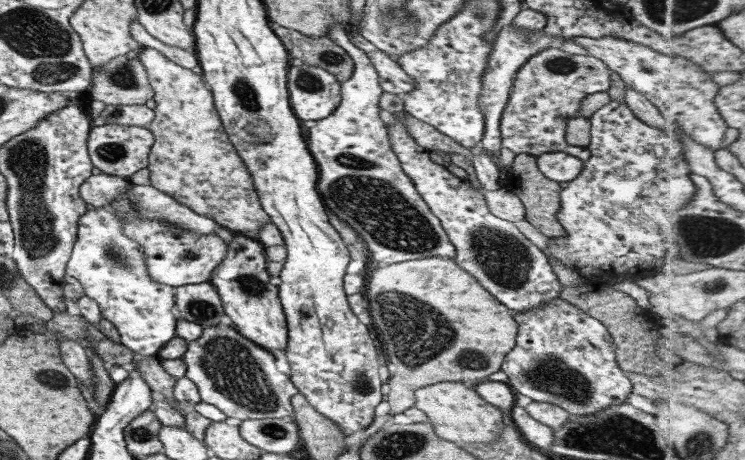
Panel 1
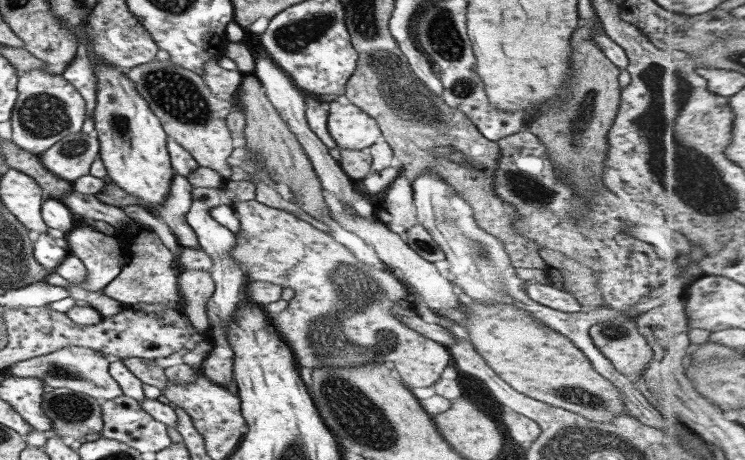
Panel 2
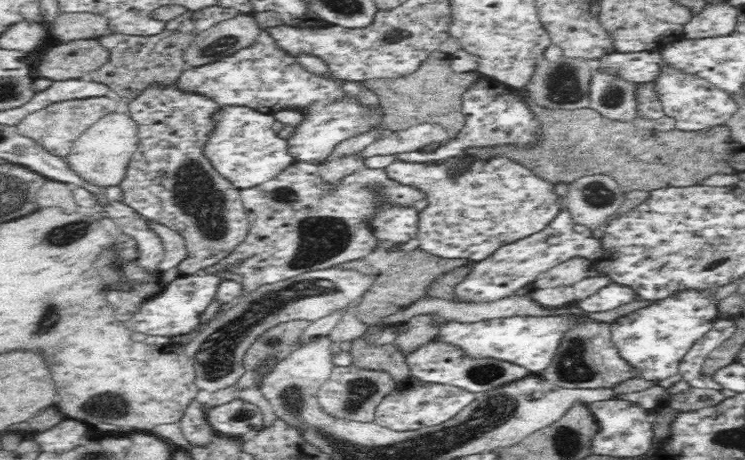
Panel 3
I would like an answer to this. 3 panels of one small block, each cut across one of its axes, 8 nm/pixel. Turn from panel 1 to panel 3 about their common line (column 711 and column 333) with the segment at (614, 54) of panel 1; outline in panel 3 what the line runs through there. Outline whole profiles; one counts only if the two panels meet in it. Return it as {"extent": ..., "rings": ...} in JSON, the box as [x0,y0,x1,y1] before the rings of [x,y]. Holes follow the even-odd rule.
{"extent":[178,29,391,166],"rings":[[[267,29],[260,31],[254,44],[221,60],[186,68],[178,77],[182,89],[211,97],[222,107],[248,107],[264,115],[273,115],[282,109],[300,112],[301,122],[291,139],[286,140],[288,150],[296,162],[317,166],[343,140],[374,131],[377,141],[391,133],[383,128],[384,108],[379,104],[363,104],[358,97],[350,96],[344,89],[344,82],[329,70],[324,74],[308,72],[277,45]]]}

